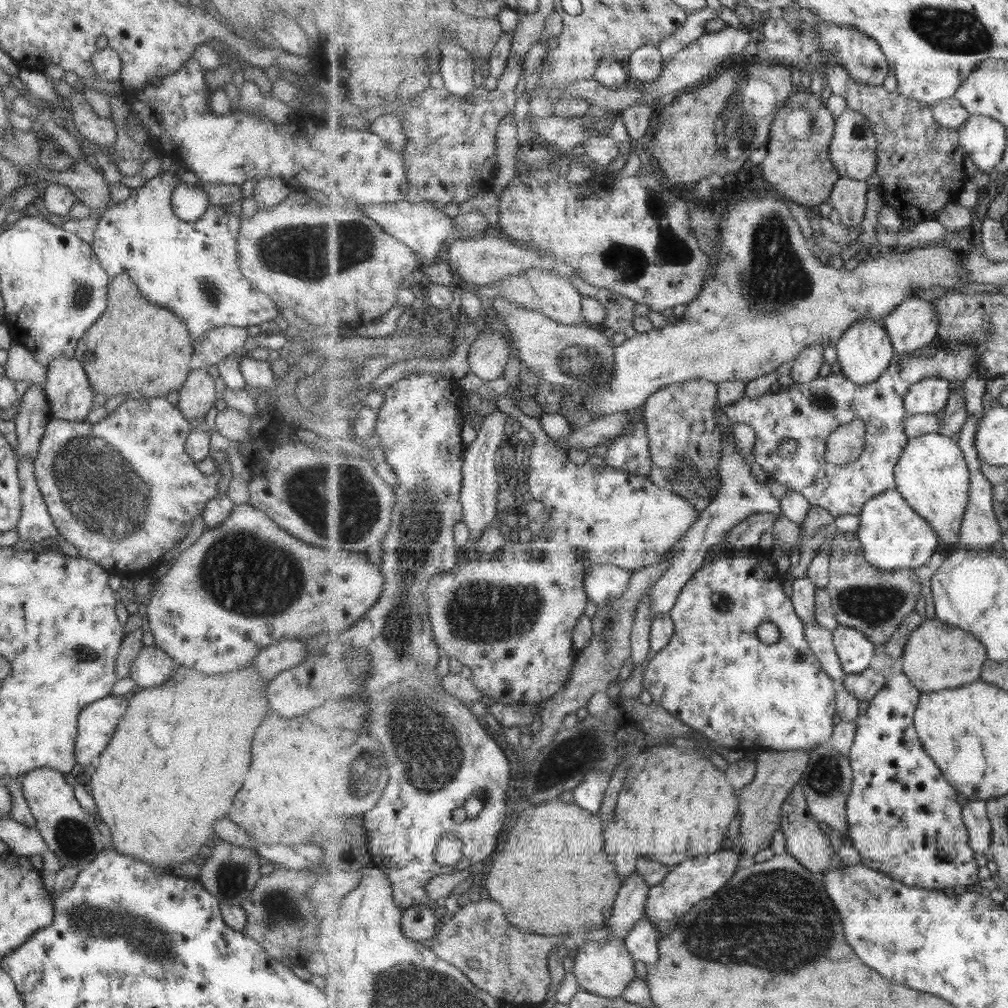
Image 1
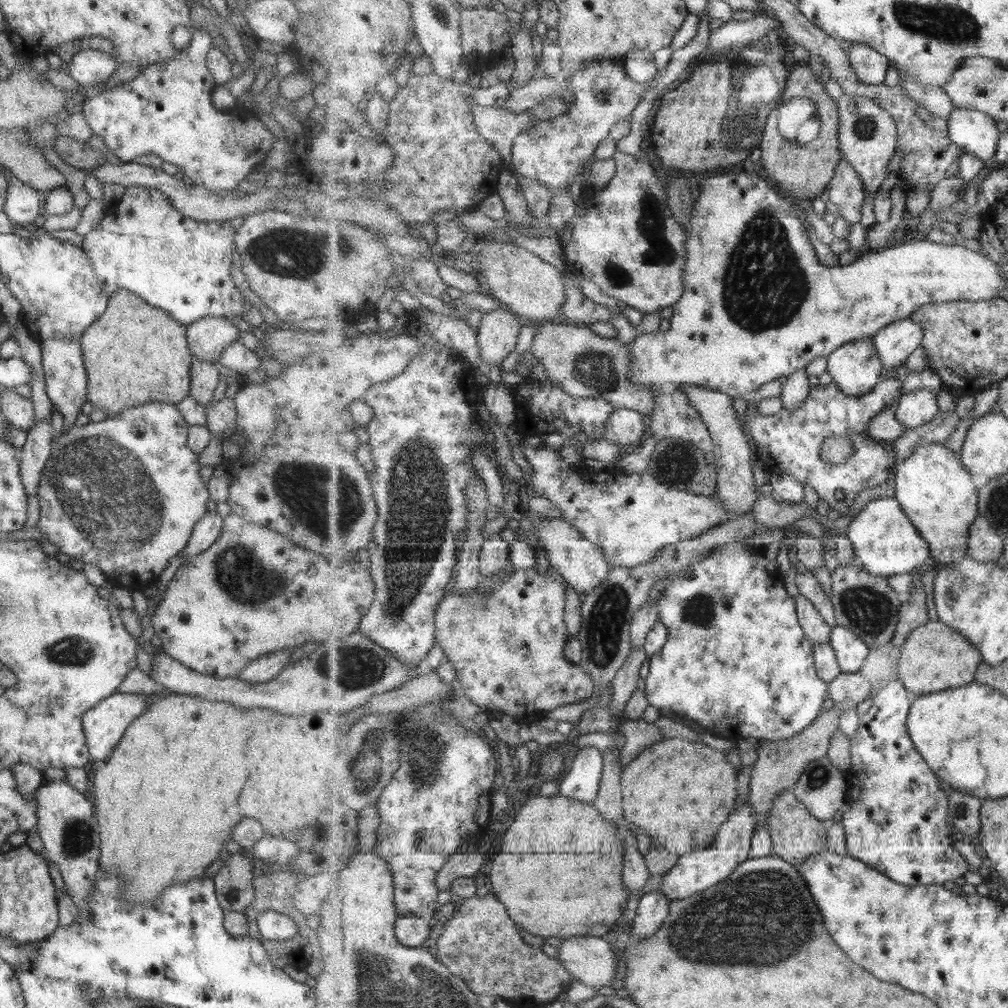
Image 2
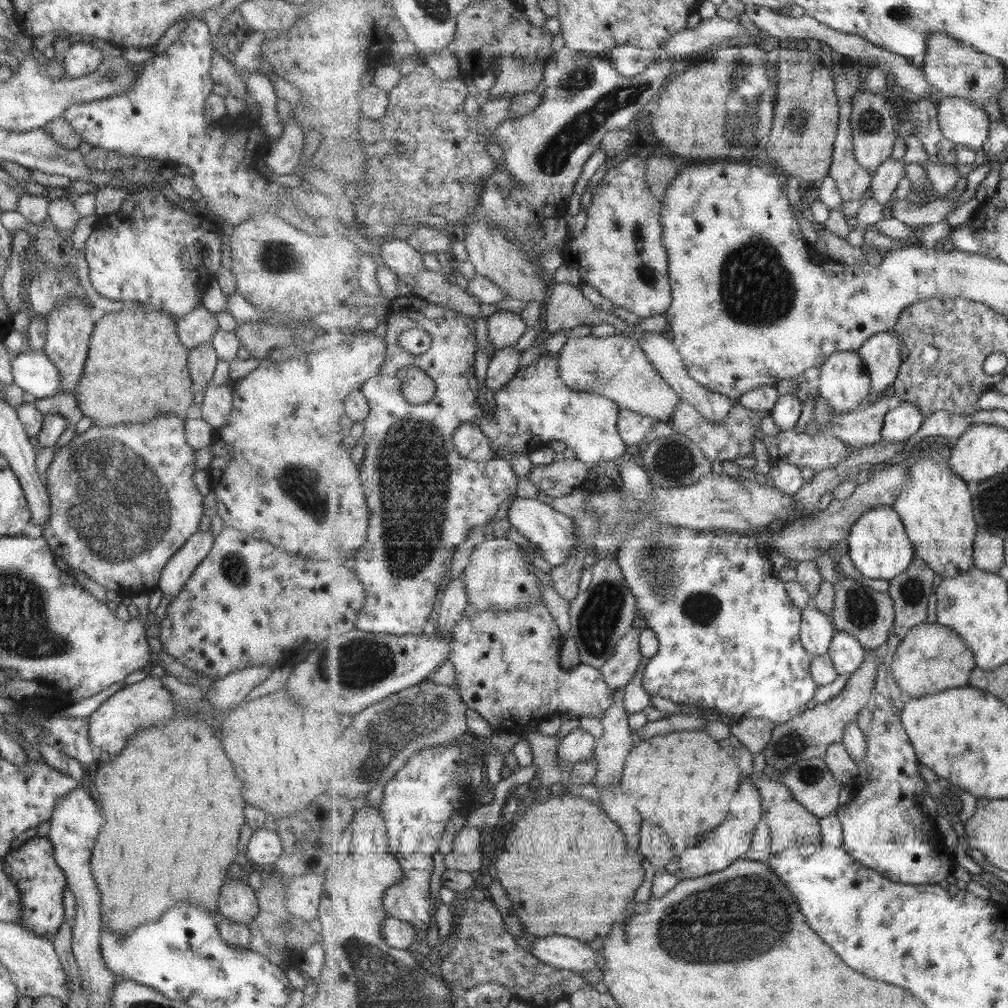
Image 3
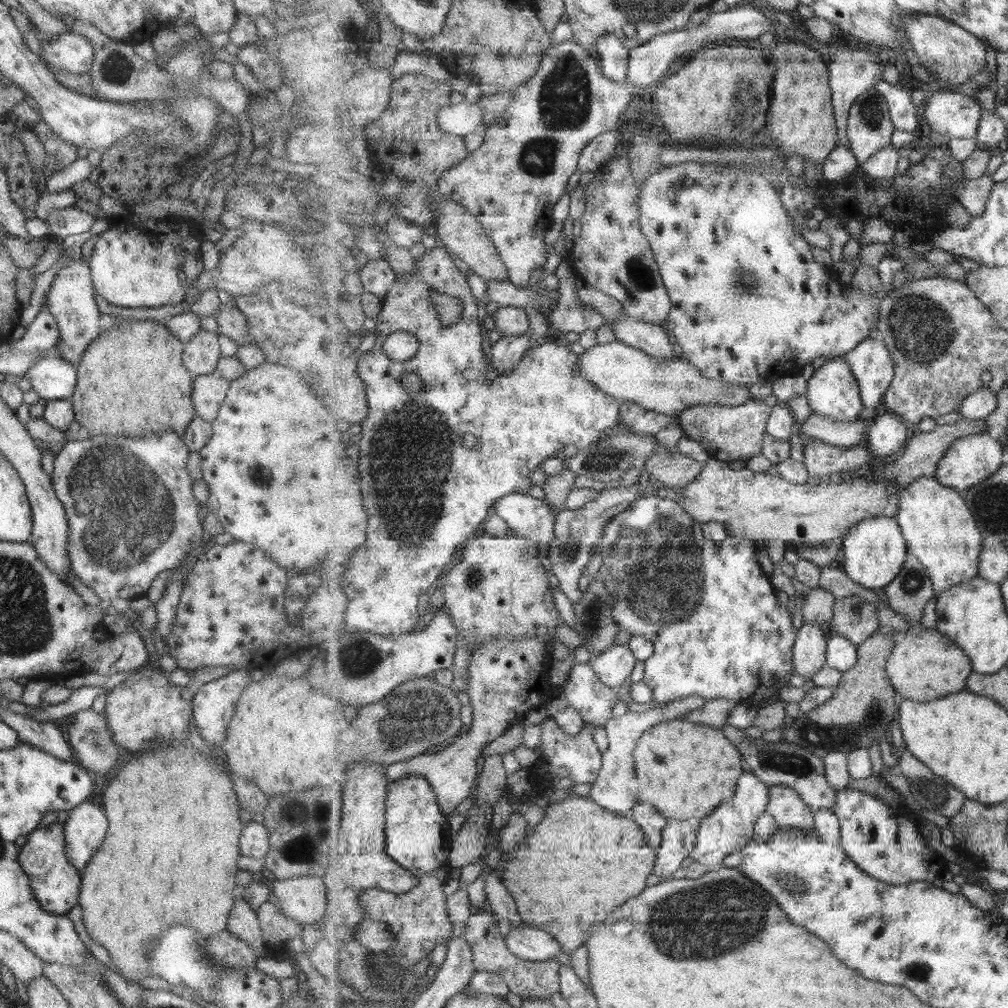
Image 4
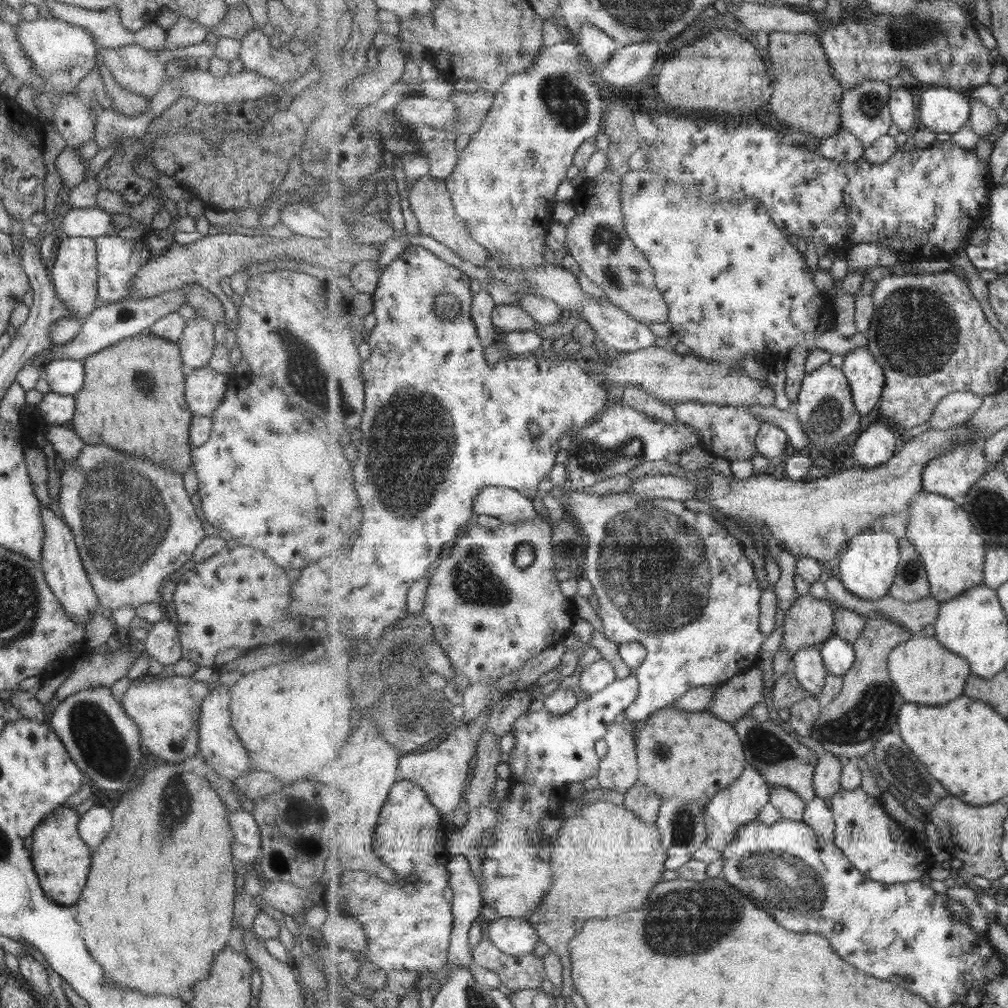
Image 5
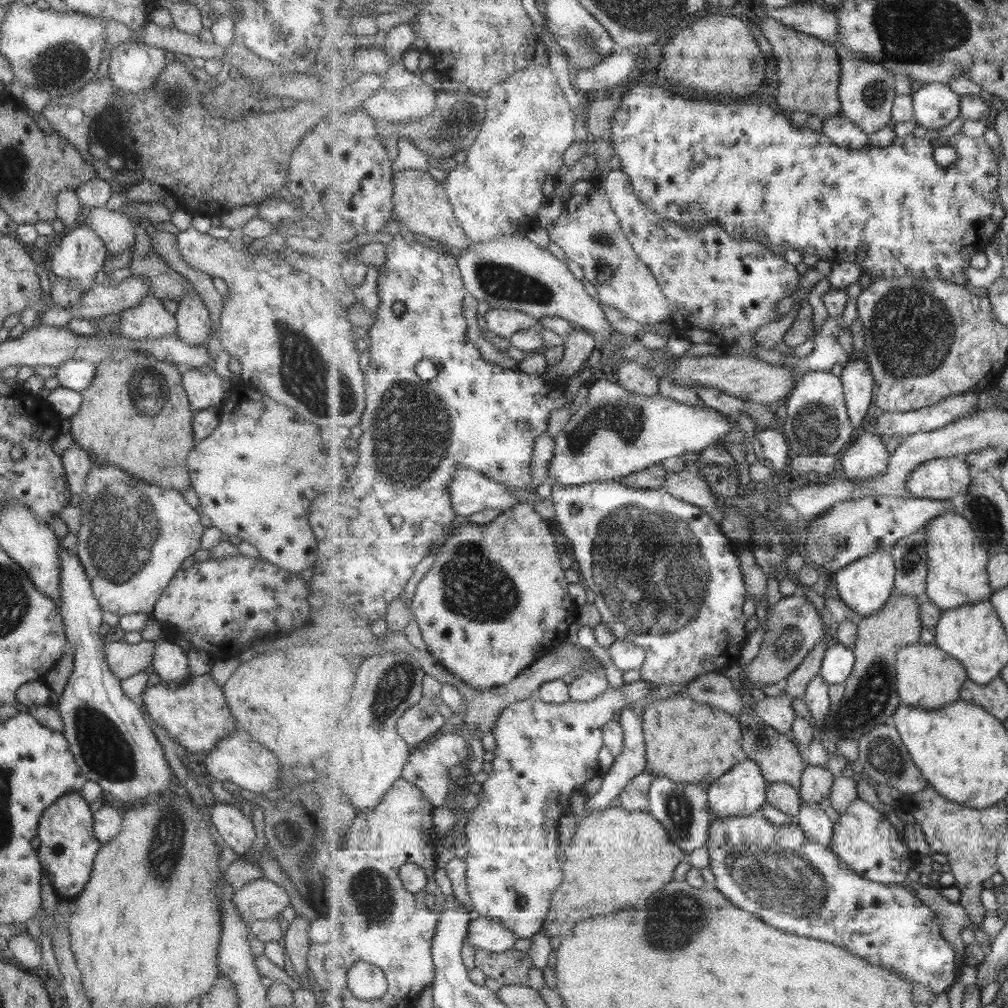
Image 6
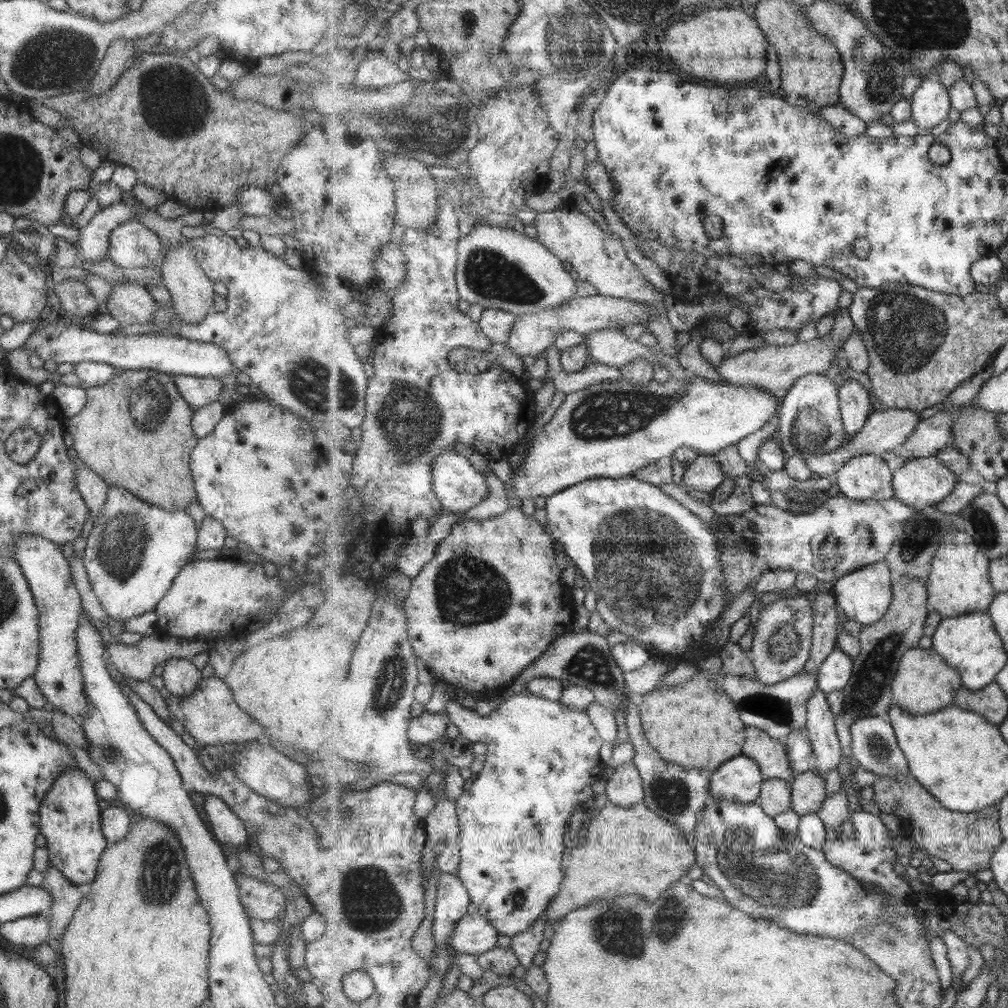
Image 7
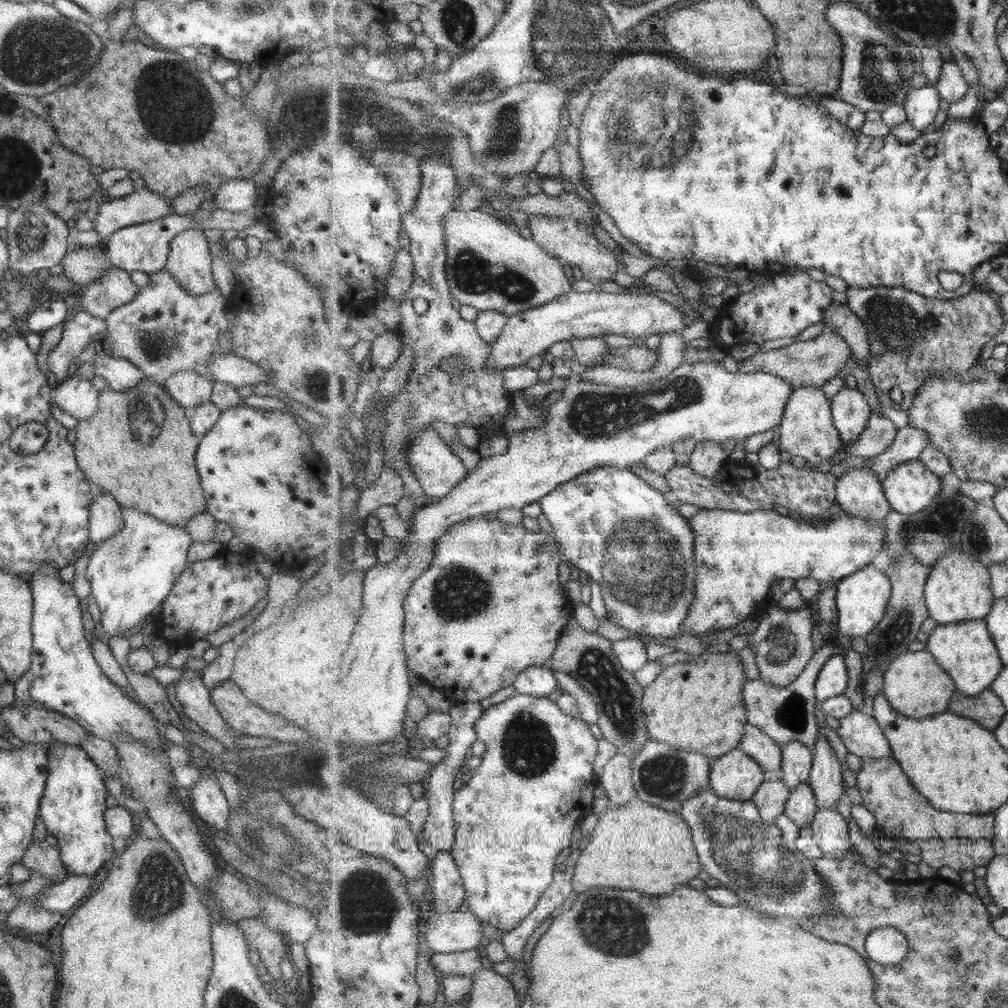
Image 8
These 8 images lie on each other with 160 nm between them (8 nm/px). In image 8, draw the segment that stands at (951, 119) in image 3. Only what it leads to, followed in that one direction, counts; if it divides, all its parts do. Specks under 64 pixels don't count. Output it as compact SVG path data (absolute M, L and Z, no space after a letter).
M925 84L918 89L911 89L905 101L904 107L908 122L916 130L922 131L931 126L937 118L937 112L941 110L942 95L935 84Z

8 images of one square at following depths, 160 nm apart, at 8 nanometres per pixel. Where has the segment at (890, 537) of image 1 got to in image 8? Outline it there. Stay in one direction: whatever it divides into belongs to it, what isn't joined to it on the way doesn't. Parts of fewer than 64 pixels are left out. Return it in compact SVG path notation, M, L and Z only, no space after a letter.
M871 564L862 567L850 577L841 579L835 586L838 590L836 597L838 632L849 637L864 636L866 638L884 619L890 605L893 585L889 575Z

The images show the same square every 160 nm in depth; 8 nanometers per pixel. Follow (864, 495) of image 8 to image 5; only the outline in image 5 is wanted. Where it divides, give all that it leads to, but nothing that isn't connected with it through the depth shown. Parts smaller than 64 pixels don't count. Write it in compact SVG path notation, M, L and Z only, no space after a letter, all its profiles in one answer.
M880 420L868 426L859 434L853 446L852 458L859 463L858 468L873 469L885 465L894 458L897 438L887 420Z

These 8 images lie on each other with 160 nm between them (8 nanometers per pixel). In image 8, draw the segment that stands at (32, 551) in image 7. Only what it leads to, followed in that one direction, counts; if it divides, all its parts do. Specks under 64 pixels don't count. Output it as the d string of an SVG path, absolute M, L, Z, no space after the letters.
M44 564L32 574L31 578L27 579L32 596L32 649L30 665L27 670L31 685L28 690L28 698L32 702L41 702L45 709L51 709L70 718L83 730L86 730L88 734L102 740L111 741L112 736L128 734L135 741L152 747L158 742L157 739L160 738L160 733L163 732L163 724L158 722L153 713L146 709L145 705L126 695L119 685L113 684L98 667L92 657L90 646L85 639L83 627L81 627L79 600L71 589L71 583L59 579L57 575L59 570L54 566Z

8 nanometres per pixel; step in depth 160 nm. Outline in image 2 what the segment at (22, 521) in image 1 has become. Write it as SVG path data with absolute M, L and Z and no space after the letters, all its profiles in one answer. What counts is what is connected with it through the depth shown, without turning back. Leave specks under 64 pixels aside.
M50 421L36 422L26 431L26 441L17 450L19 478L26 496L37 492L43 466L49 459L52 439Z

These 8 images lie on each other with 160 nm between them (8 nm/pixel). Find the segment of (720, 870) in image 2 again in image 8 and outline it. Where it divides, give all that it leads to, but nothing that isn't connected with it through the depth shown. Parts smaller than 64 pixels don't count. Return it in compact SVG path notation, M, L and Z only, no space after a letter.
M740 748L712 761L710 788L723 798L751 801L766 781L762 766Z

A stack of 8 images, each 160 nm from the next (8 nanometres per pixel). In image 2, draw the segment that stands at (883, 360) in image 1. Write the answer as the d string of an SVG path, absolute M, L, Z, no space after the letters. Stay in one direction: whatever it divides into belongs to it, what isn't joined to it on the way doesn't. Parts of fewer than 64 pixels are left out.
M873 338L849 342L827 357L828 374L847 396L871 392L883 380L883 369Z

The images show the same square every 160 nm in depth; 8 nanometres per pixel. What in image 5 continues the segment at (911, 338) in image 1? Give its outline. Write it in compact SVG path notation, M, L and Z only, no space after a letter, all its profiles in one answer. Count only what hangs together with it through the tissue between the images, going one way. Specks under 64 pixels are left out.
M867 345L857 347L844 357L843 372L850 379L854 403L865 416L882 400L886 385L886 371Z

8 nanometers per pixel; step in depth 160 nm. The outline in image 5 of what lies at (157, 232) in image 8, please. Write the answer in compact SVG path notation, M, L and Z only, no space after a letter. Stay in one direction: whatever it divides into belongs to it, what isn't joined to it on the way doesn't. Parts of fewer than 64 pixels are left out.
M99 207L69 209L63 217L58 217L60 222L56 234L62 237L87 237L96 239L109 232L110 228L117 228L111 221L109 213Z

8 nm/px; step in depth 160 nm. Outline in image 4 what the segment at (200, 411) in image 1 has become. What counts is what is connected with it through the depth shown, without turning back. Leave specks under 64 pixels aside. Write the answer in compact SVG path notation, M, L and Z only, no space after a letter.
M199 329L183 344L181 360L190 377L215 373L219 356L217 333Z

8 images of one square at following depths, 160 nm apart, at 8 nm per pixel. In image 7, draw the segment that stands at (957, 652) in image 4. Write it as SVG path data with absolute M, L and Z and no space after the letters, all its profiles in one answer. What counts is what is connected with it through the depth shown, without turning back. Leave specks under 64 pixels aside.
M932 646L926 649L909 649L899 663L893 691L896 703L911 714L929 714L953 705L958 690L964 686L962 675Z

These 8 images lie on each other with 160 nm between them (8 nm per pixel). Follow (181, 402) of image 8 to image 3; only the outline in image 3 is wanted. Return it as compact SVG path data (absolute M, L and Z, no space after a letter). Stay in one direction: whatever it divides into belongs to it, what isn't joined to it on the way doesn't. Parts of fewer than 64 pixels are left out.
M209 383L202 393L202 402L197 414L216 430L228 417L232 405L232 387L225 383L221 385Z

